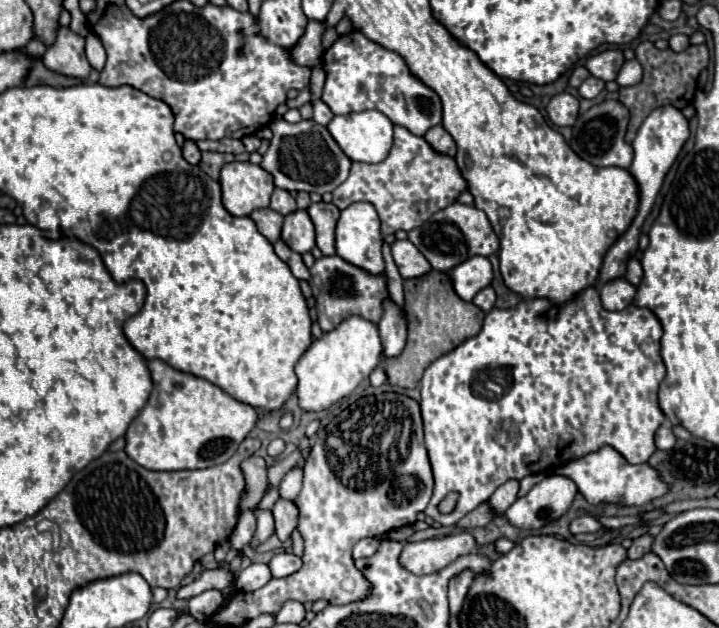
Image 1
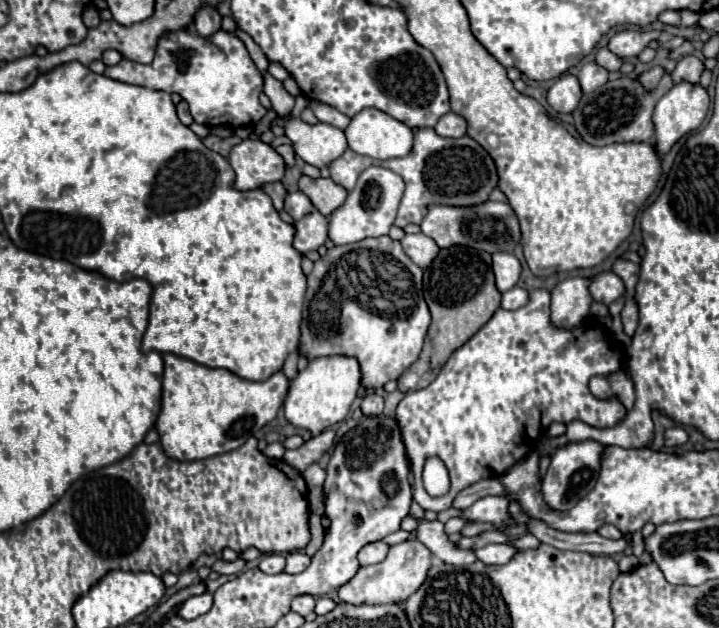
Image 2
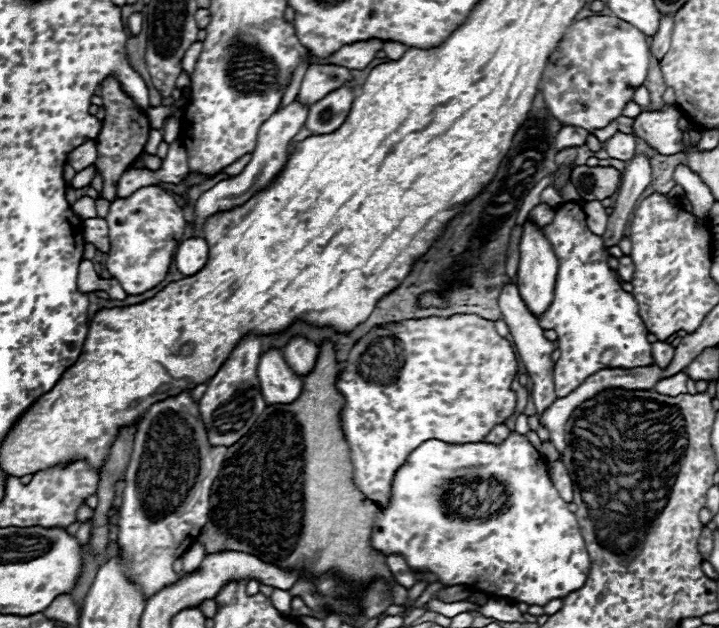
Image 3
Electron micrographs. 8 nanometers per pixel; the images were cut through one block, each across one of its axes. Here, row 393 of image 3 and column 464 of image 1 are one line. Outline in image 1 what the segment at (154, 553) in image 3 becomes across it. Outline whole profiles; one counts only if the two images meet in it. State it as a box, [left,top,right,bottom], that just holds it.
[332,126,466,236]

